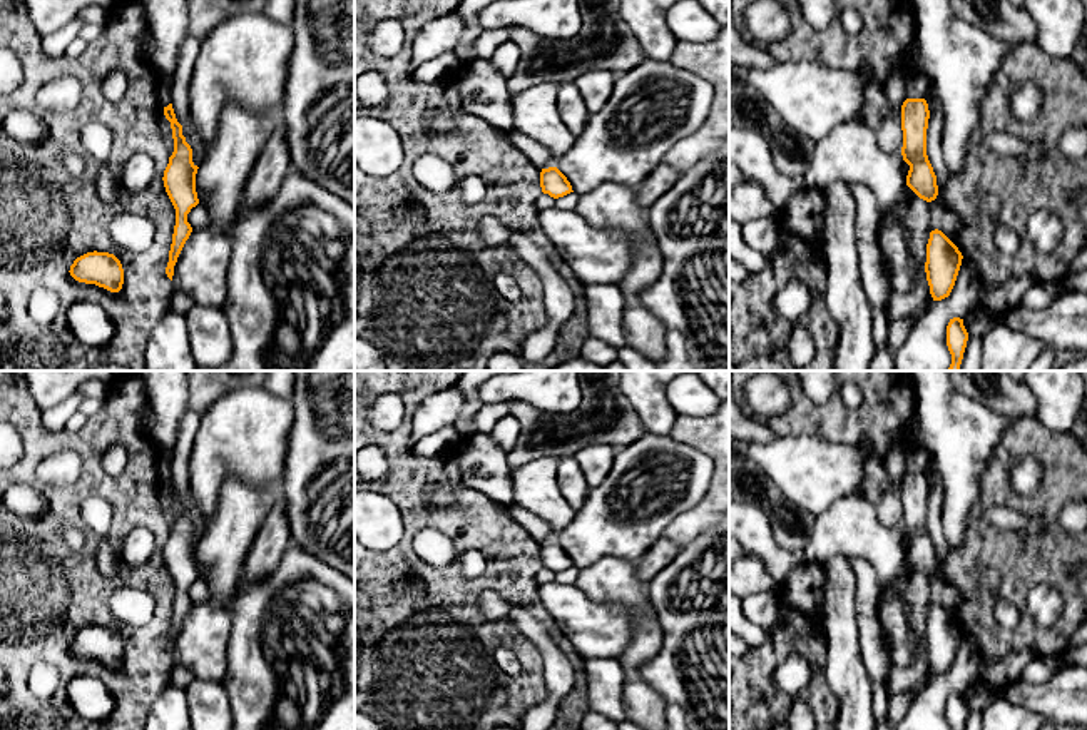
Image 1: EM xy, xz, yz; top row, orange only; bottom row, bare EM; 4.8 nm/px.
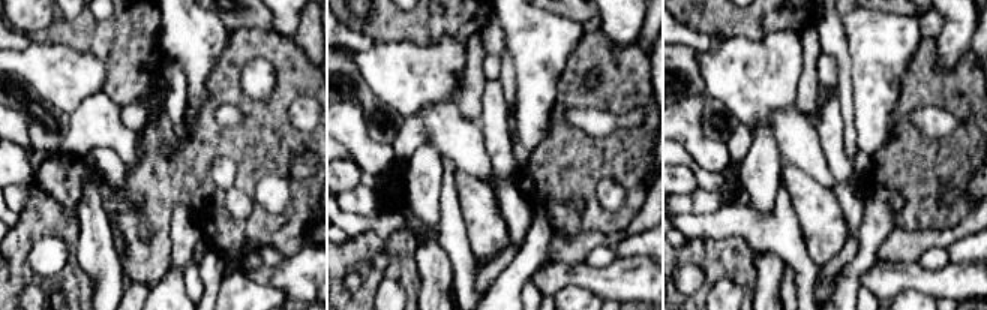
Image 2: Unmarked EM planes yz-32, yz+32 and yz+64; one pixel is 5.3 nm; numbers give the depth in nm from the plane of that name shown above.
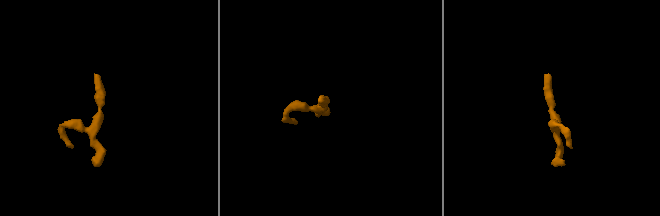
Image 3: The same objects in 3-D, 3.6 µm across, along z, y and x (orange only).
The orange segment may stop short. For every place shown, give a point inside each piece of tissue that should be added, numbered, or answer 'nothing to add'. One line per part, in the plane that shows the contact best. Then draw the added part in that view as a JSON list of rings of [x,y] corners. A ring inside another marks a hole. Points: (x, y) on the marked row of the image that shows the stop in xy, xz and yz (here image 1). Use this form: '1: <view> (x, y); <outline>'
nothing to add

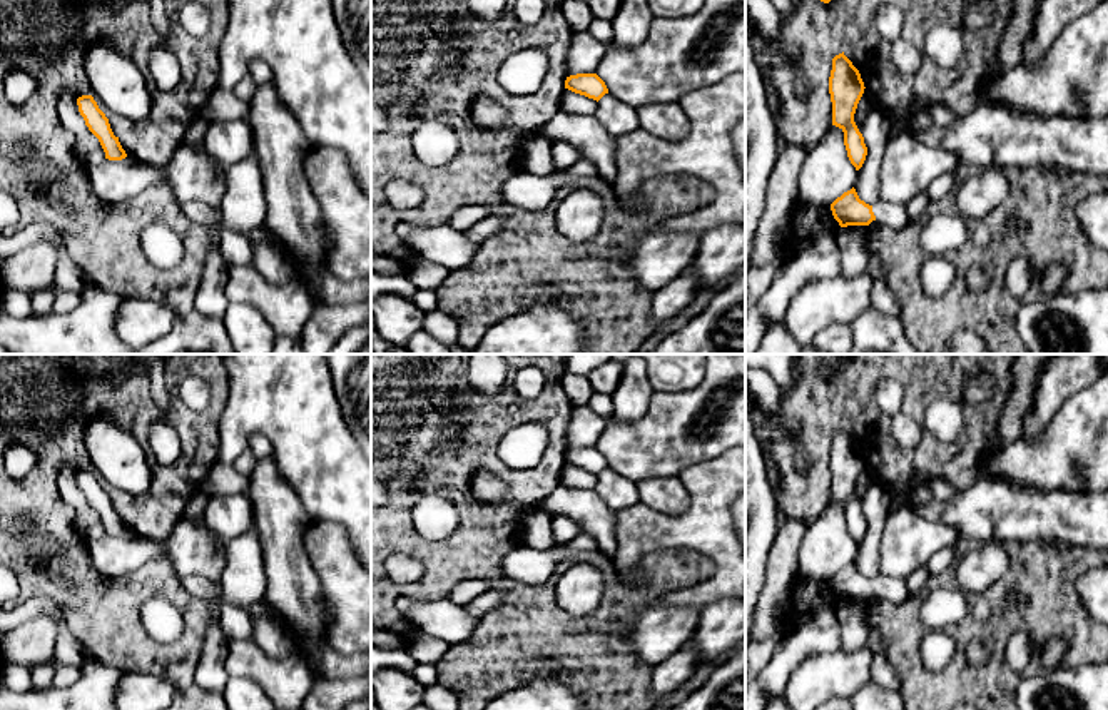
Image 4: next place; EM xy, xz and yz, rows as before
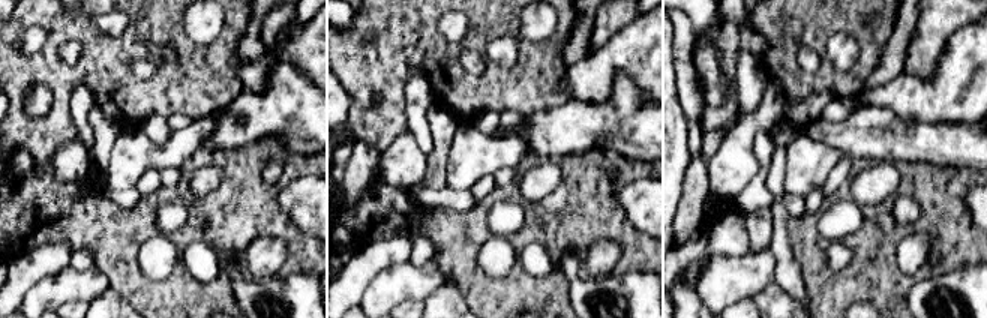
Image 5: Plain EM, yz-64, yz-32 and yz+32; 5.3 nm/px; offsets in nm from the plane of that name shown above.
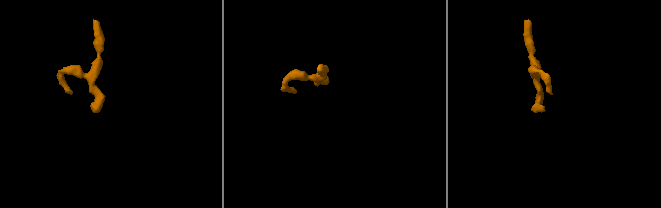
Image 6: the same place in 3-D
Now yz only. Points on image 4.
1: yz (894, 216); [[[877,200],[872,205],[872,212],[881,226],[887,226],[891,229],[901,229],[907,224],[907,212],[906,207],[901,204],[887,204]]]

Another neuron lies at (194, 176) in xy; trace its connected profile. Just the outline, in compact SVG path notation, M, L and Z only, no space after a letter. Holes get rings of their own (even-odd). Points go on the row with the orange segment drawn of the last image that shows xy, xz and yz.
M180 142L165 167L154 169L134 157L105 159L87 169L92 192L104 202L115 204L142 194L165 180L180 202L204 202L219 209L226 192L226 169L202 147Z

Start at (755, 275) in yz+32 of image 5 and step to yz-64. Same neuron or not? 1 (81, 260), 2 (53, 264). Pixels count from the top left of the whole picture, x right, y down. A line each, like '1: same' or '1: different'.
1: different
2: different

